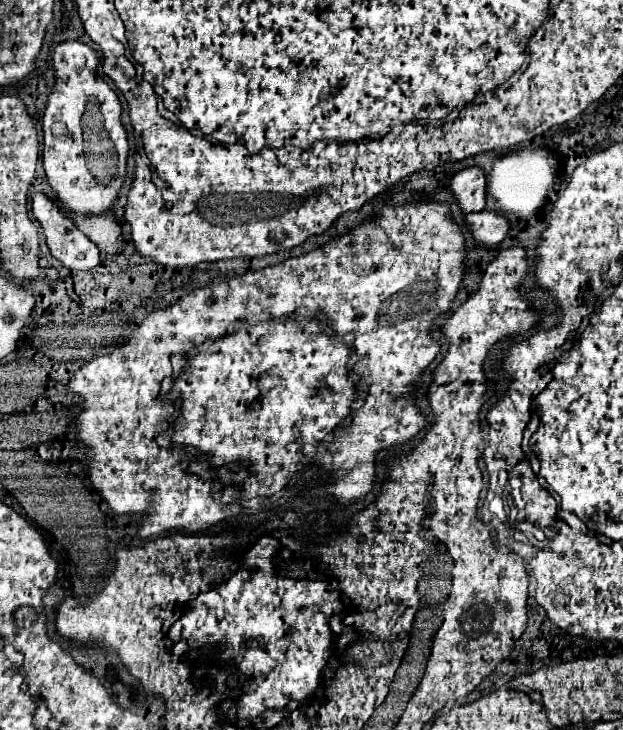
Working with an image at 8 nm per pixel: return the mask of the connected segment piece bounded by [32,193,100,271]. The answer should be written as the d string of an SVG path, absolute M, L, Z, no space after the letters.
M36 193L32 197L32 213L34 213L34 217L40 221L40 225L44 229L46 243L48 243L48 249L50 249L52 257L56 257L64 267L68 267L70 271L90 271L96 265L100 265L98 247L84 233L80 233L76 229L76 225L72 223L72 219L68 215L64 215L60 211L60 207L56 203L52 203L46 195Z

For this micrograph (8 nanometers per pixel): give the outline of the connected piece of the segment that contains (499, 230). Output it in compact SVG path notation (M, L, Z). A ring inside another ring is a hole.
M486 209L468 215L466 225L470 229L474 245L478 245L478 247L498 245L508 233L506 217L492 213L492 211L486 211Z

